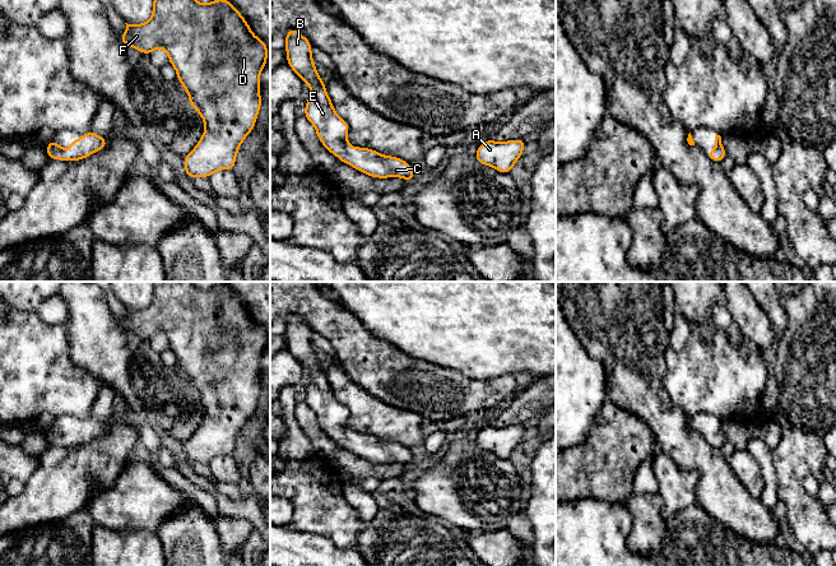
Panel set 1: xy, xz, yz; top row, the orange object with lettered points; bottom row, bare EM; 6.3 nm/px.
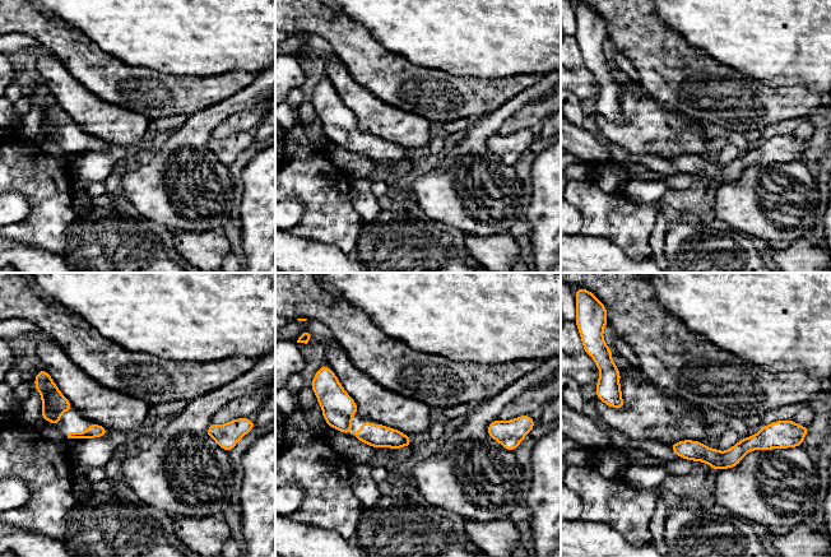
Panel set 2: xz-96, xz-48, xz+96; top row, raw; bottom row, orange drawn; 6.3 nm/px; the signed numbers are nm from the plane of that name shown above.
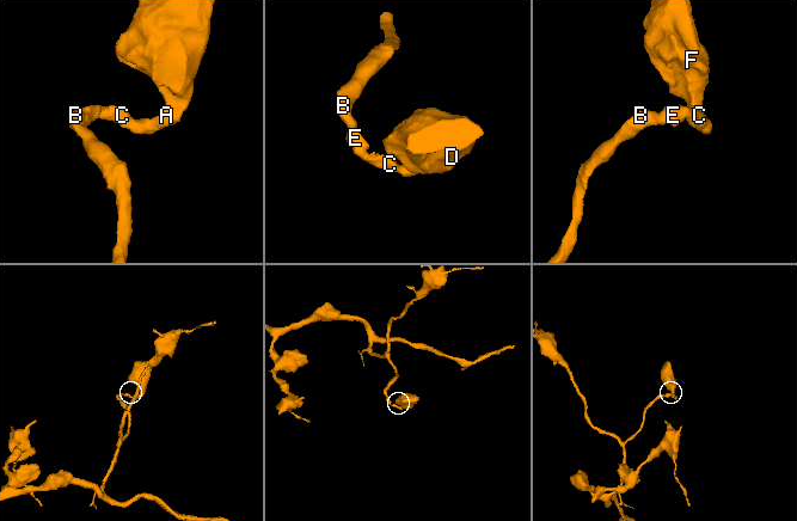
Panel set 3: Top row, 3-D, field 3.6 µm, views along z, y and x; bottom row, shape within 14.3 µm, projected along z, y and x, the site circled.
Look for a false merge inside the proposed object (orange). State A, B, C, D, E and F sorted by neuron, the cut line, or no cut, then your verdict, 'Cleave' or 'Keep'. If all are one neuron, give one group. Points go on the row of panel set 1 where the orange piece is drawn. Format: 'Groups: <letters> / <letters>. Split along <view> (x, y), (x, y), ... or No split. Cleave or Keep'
Groups: A B C D E F. No split. Keep

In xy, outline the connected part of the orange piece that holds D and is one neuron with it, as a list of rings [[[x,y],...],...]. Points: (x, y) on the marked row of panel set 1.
[[[154,0],[153,14],[144,24],[126,24],[125,33],[119,40],[138,50],[150,55],[155,48],[164,48],[169,64],[177,71],[177,80],[185,87],[189,101],[204,124],[205,131],[190,154],[184,157],[187,176],[209,177],[219,170],[233,170],[237,150],[243,139],[252,131],[260,107],[261,70],[266,65],[266,43],[257,38],[241,13],[228,0],[214,0],[209,4],[200,4],[196,0]]]

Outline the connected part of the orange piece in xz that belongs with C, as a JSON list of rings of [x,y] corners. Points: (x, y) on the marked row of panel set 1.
[[[289,29],[287,32],[285,34],[285,52],[288,55],[287,64],[303,80],[303,83],[307,83],[311,88],[310,98],[306,102],[306,110],[303,111],[303,115],[316,129],[321,144],[330,153],[336,156],[340,159],[340,162],[344,162],[371,177],[378,177],[378,178],[401,177],[408,182],[413,181],[414,175],[410,163],[398,157],[380,154],[370,148],[361,148],[361,147],[353,148],[352,144],[347,142],[349,125],[336,115],[331,99],[326,93],[324,79],[317,75],[317,69],[314,64],[311,50],[312,50],[312,45],[298,31]]]

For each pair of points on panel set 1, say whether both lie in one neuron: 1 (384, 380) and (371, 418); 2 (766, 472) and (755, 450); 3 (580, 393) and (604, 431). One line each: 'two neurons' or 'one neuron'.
1: two neurons
2: one neuron
3: two neurons

